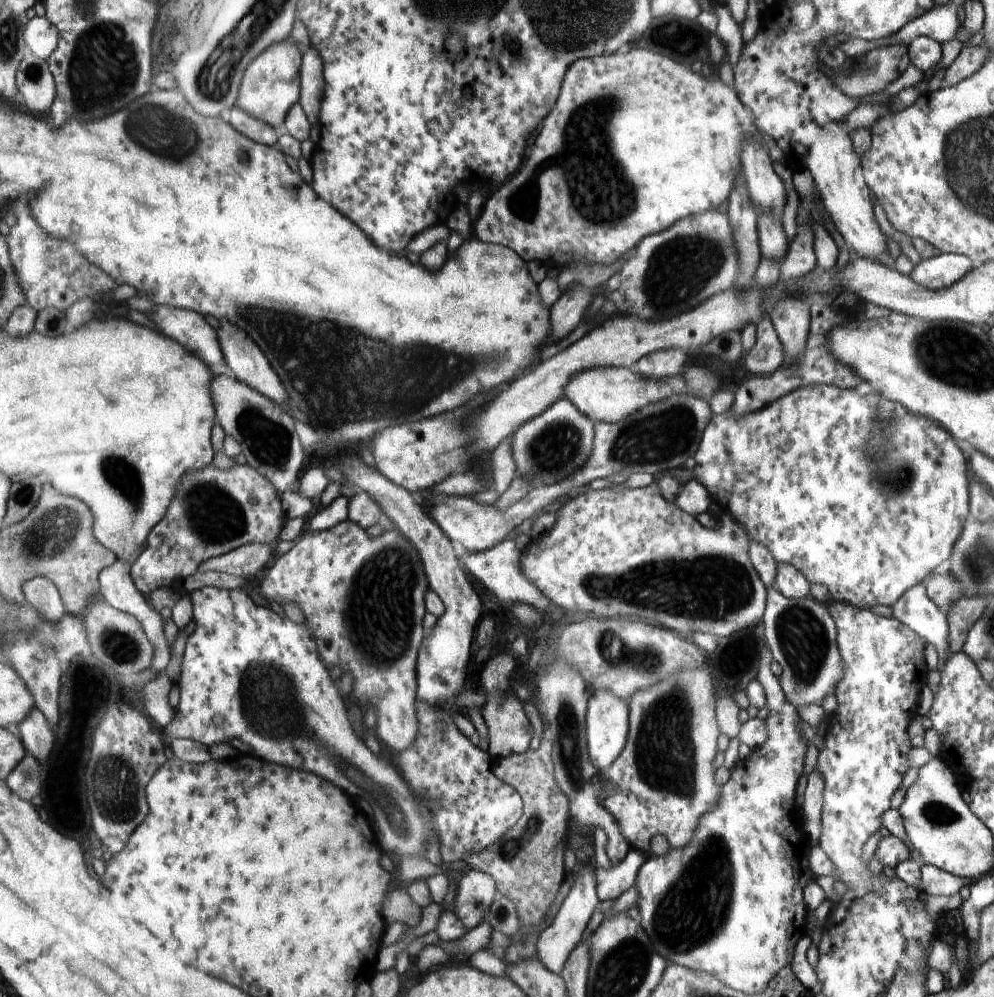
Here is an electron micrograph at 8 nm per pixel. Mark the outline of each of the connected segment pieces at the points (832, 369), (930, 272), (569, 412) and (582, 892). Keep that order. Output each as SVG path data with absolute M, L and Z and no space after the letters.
M814 294L809 302L810 322L811 328L808 334L806 350L800 356L796 368L780 368L775 370L771 376L750 376L740 384L738 389L735 390L736 397L731 406L731 411L734 416L746 416L752 414L756 410L764 408L772 401L778 401L779 398L784 397L786 394L791 393L792 390L807 387L808 385L827 384L830 386L837 386L844 389L854 388L856 384L862 382L862 378L858 378L850 370L846 368L842 362L838 362L832 354L830 354L830 346L828 346L828 334L832 332L832 328L842 326L844 318L840 314L836 314L832 308L824 306L823 297Z
M941 253L930 259L922 259L912 270L910 278L918 286L931 290L948 288L966 276L973 268L966 256L954 253Z
M562 396L550 409L516 430L511 445L516 474L532 482L531 490L552 486L586 466L592 456L594 438L594 422L575 403Z
M588 866L580 868L580 872L578 872L578 876L574 879L574 884L572 884L568 896L566 896L561 904L552 923L541 931L538 937L538 942L534 948L537 952L537 959L552 974L558 974L558 976L562 974L564 964L566 964L570 952L582 941L582 935L592 918L592 914L594 914L598 902L601 902L596 894L596 876L594 874L595 871L590 870Z

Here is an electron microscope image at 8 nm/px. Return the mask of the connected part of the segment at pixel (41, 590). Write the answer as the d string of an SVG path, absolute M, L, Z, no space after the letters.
M36 577L29 580L24 585L24 590L29 603L36 609L48 622L60 624L67 615L67 606L56 582L46 577Z

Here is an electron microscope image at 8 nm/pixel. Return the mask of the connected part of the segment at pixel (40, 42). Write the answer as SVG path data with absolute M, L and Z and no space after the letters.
M47 15L30 19L25 32L26 42L31 52L42 58L49 59L60 46L60 28Z

